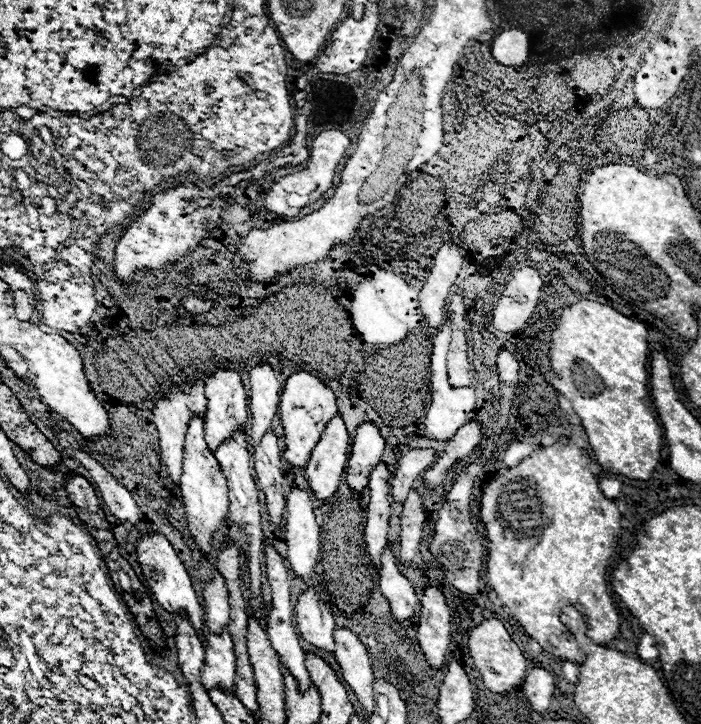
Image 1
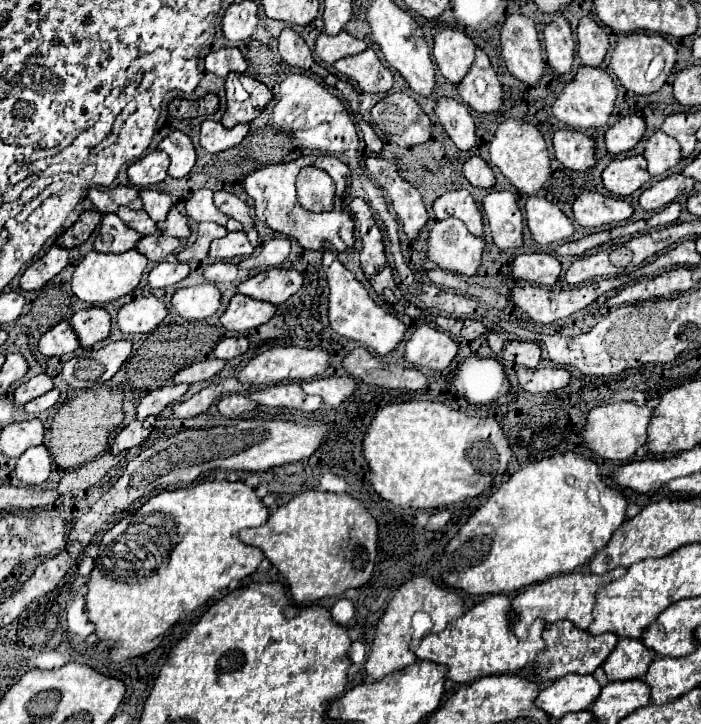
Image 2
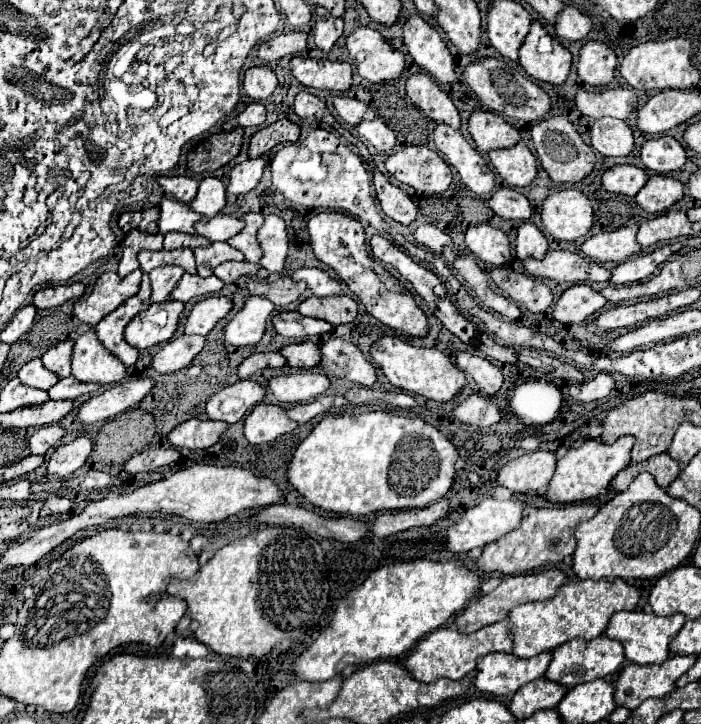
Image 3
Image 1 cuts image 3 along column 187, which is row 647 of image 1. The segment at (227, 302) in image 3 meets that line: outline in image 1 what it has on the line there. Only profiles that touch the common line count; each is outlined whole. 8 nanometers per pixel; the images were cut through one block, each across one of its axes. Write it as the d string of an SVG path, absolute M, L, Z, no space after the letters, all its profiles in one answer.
M306 588L298 596L294 612L296 612L296 622L300 628L300 634L308 642L312 642L314 646L324 648L324 650L334 648L334 640L332 640L332 632L336 626L334 616L314 588Z

